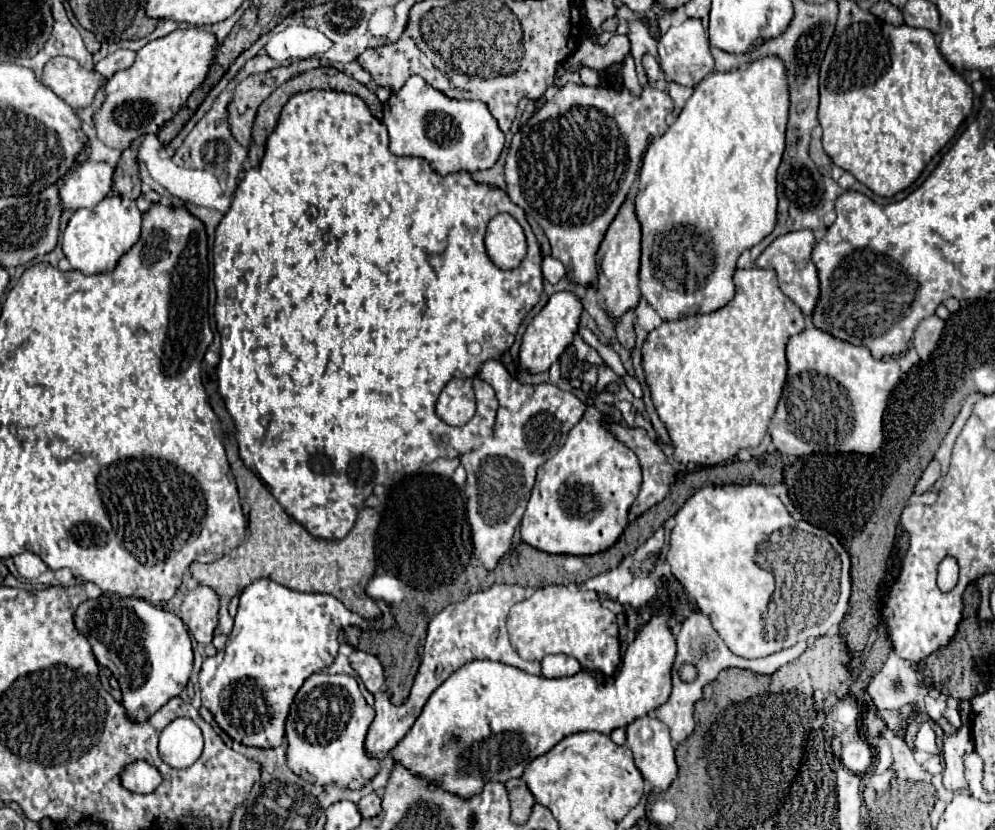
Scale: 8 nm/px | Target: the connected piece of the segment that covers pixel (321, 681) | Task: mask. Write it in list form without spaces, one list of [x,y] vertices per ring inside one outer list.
[[[316,672],[312,674],[304,686],[298,690],[294,704],[290,708],[288,720],[286,720],[286,740],[288,740],[288,766],[294,774],[302,776],[304,780],[312,784],[330,784],[336,782],[342,788],[360,790],[364,784],[368,784],[374,774],[378,772],[378,762],[370,760],[364,752],[364,738],[368,732],[368,726],[372,722],[374,710],[366,704],[364,696],[360,694],[358,682],[352,676],[346,674],[324,674]]]

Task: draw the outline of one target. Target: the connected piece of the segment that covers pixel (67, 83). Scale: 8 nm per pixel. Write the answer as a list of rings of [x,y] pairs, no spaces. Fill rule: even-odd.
[[[58,56],[44,66],[42,82],[68,106],[78,110],[92,104],[98,88],[104,84],[104,78],[96,70],[82,68],[72,58]]]

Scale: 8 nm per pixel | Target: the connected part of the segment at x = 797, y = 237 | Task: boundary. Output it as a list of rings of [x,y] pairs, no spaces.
[[[796,230],[796,232],[788,232],[778,236],[756,260],[758,268],[774,268],[778,274],[778,282],[782,292],[804,312],[804,316],[812,314],[812,306],[816,304],[816,298],[820,294],[818,288],[818,274],[816,274],[816,266],[810,260],[812,248],[814,248],[816,240],[812,236],[810,230]]]

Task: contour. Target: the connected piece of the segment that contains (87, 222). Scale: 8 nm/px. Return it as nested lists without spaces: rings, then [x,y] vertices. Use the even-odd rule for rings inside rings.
[[[108,194],[96,208],[80,208],[72,214],[64,234],[62,234],[62,250],[70,260],[74,270],[84,274],[108,272],[116,266],[120,256],[124,256],[140,238],[140,222],[142,212],[136,206],[136,200],[124,198],[120,194]]]

